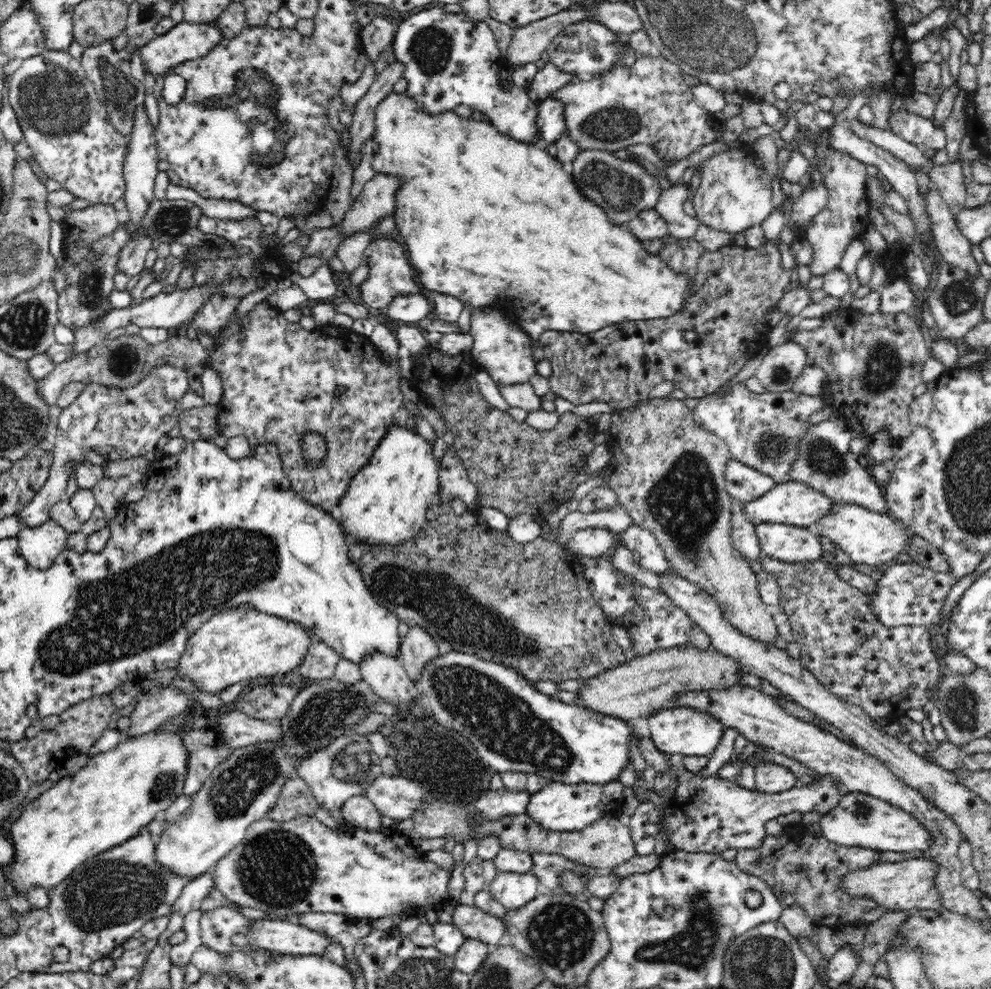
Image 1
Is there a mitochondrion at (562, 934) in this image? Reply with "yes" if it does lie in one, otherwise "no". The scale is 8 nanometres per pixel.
yes

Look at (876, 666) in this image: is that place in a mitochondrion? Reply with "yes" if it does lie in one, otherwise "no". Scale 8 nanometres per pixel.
no

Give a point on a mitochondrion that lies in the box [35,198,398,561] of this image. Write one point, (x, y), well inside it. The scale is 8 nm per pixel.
(91, 281)

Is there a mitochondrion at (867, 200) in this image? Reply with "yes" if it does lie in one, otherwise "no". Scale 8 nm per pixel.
no

